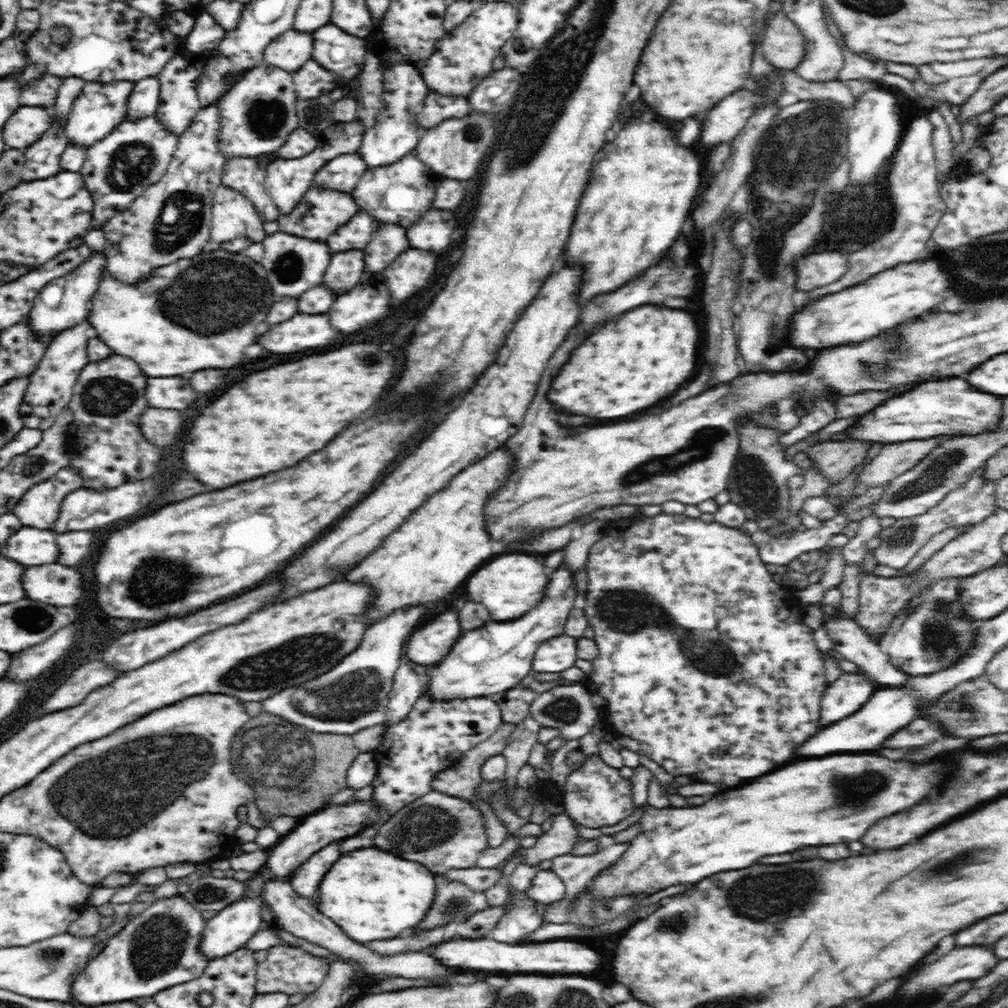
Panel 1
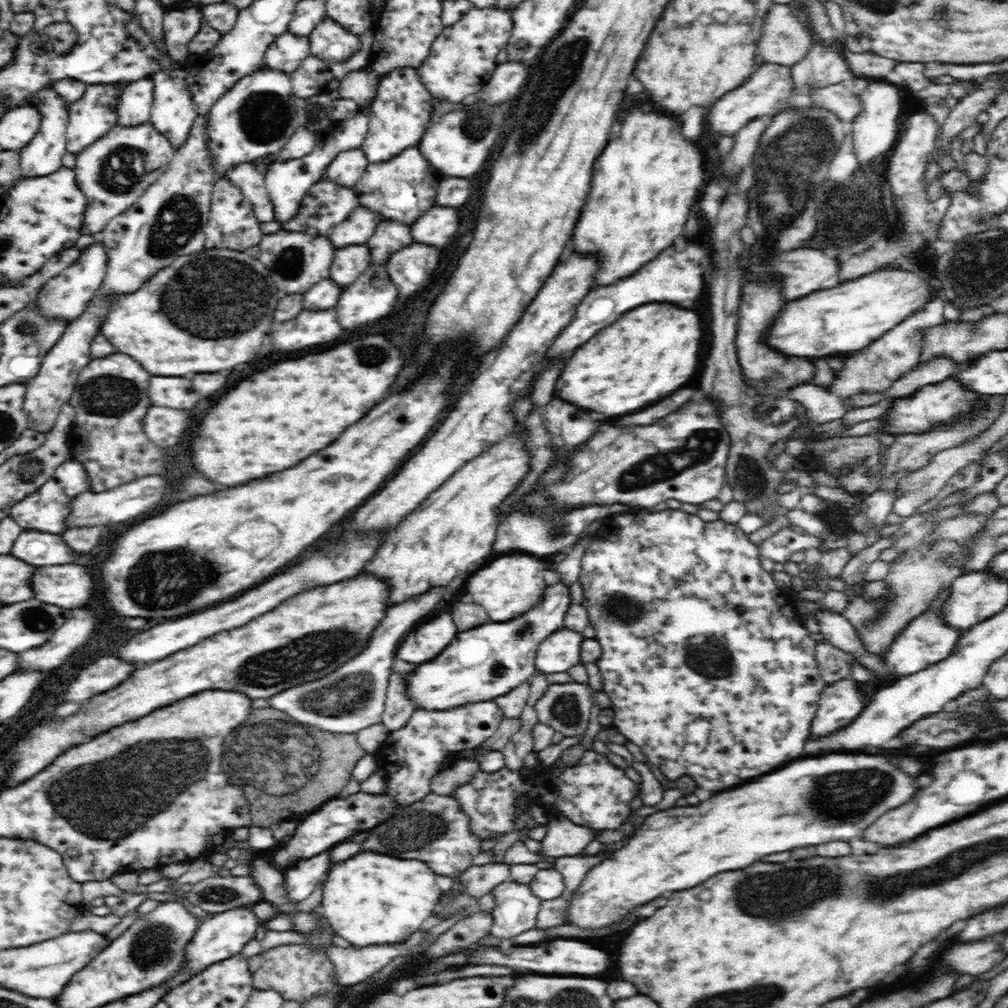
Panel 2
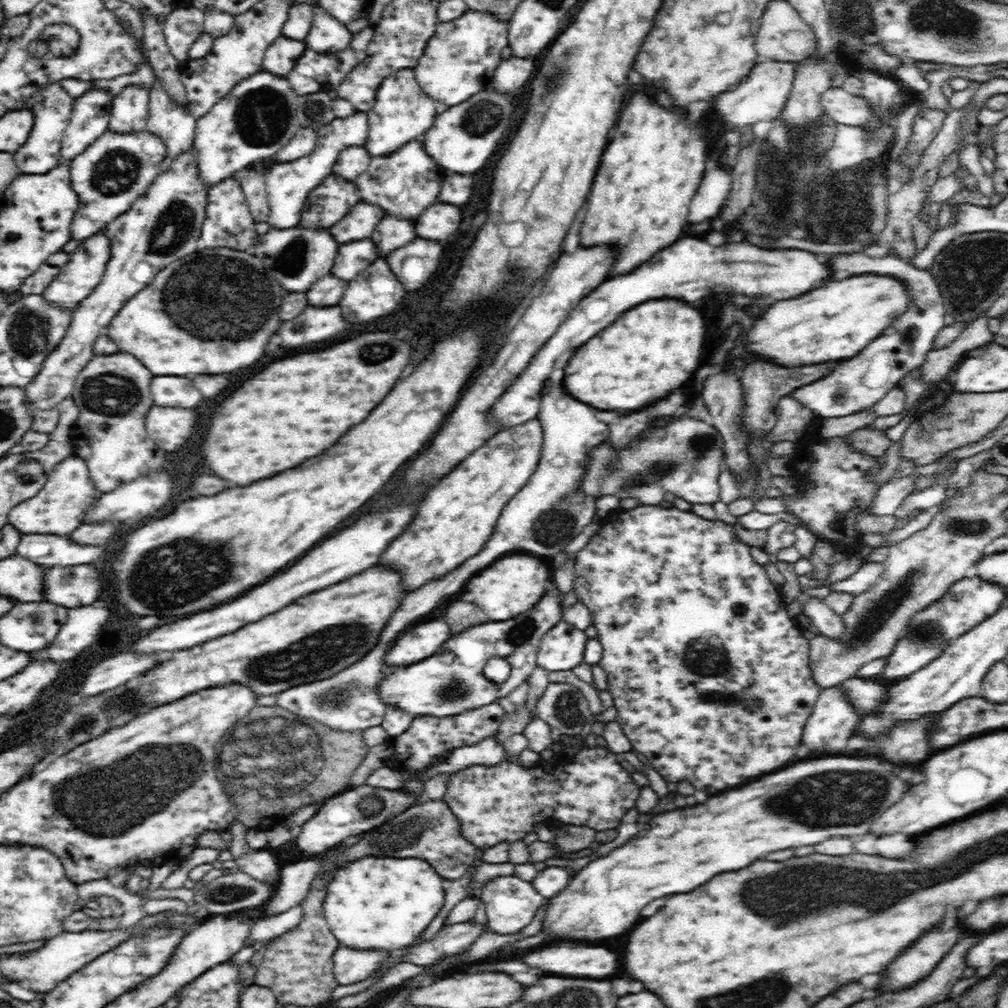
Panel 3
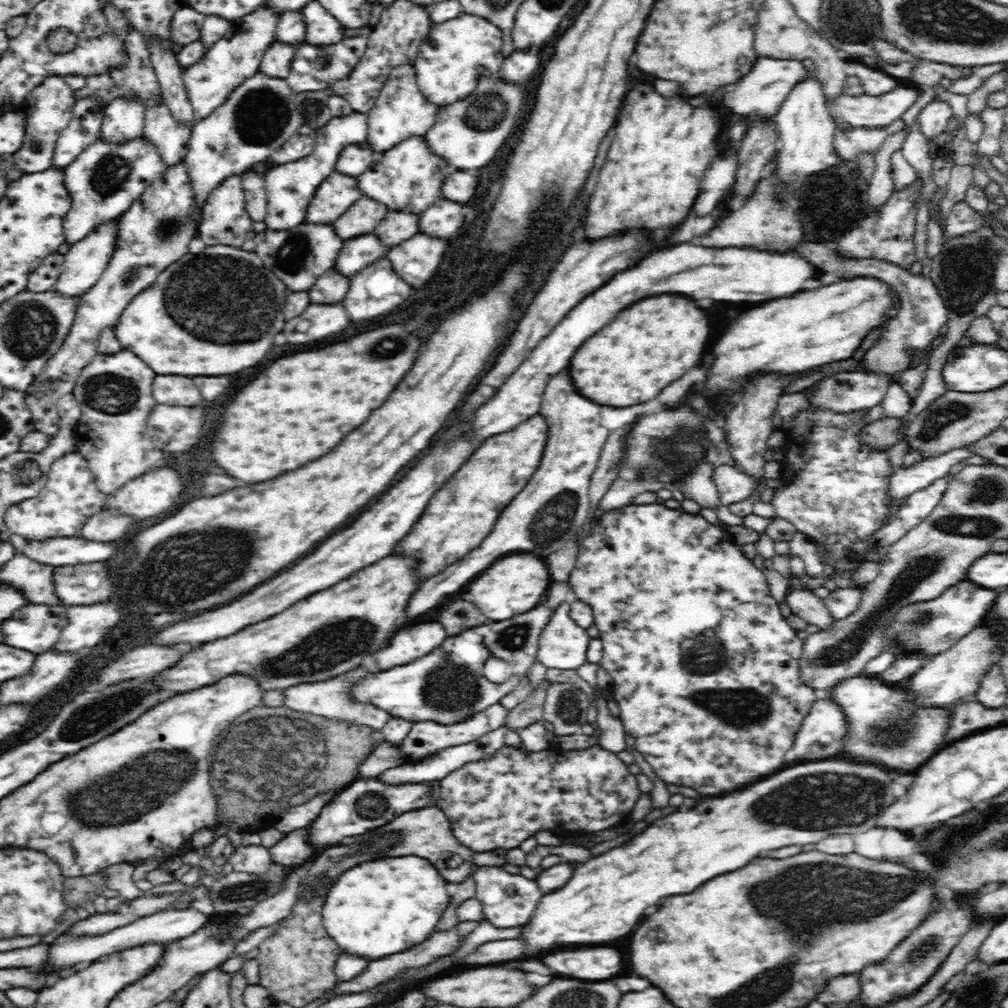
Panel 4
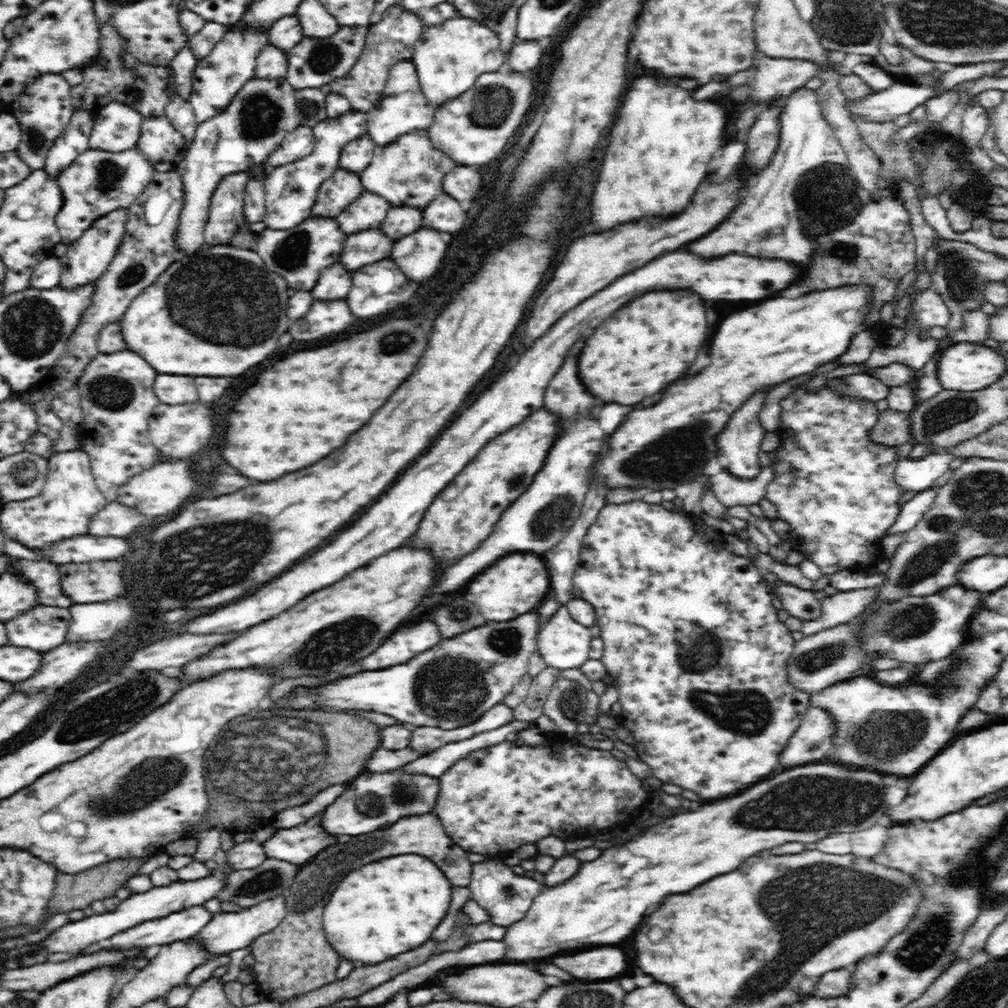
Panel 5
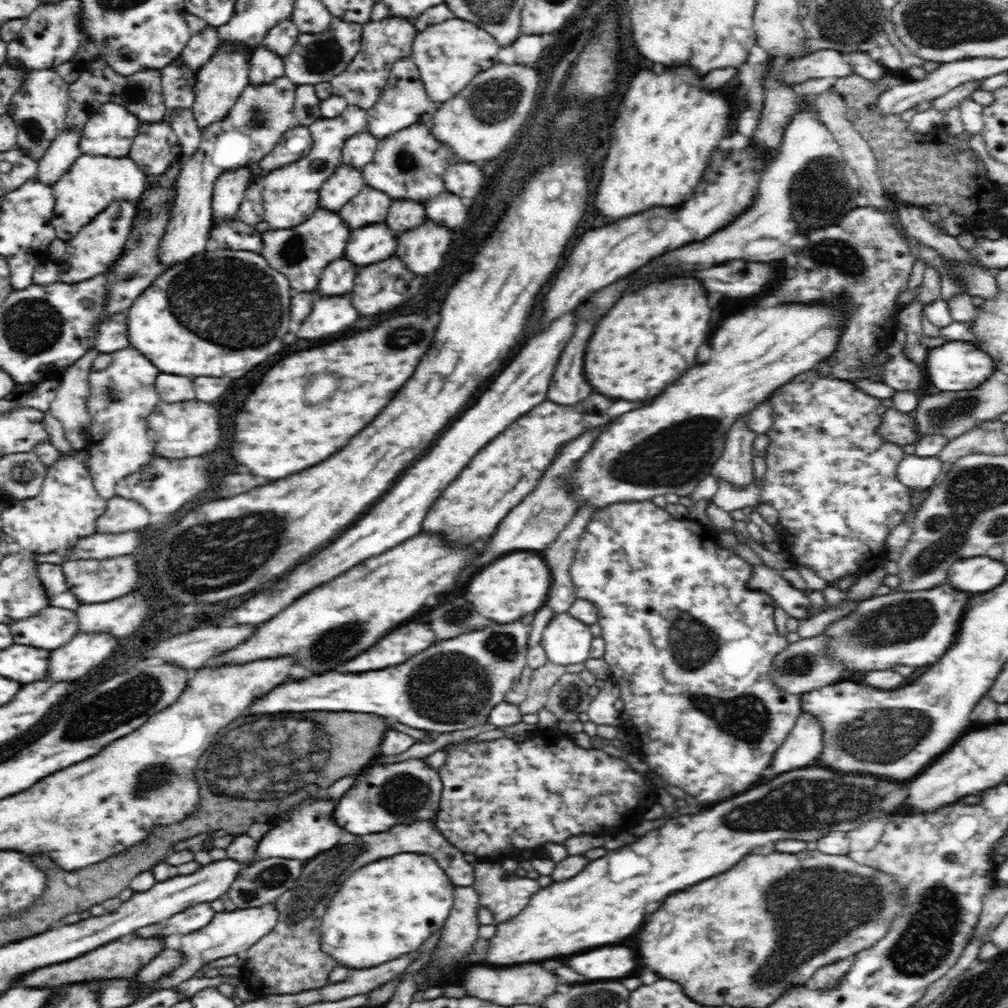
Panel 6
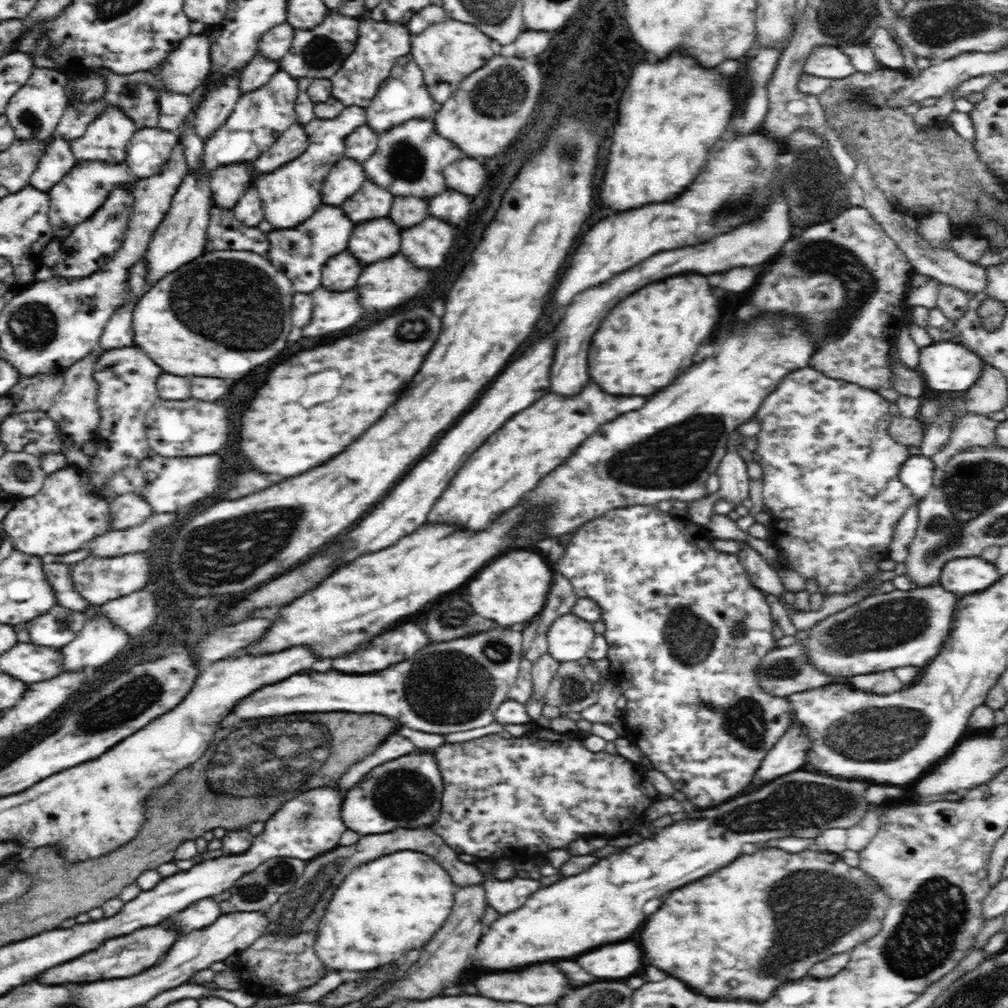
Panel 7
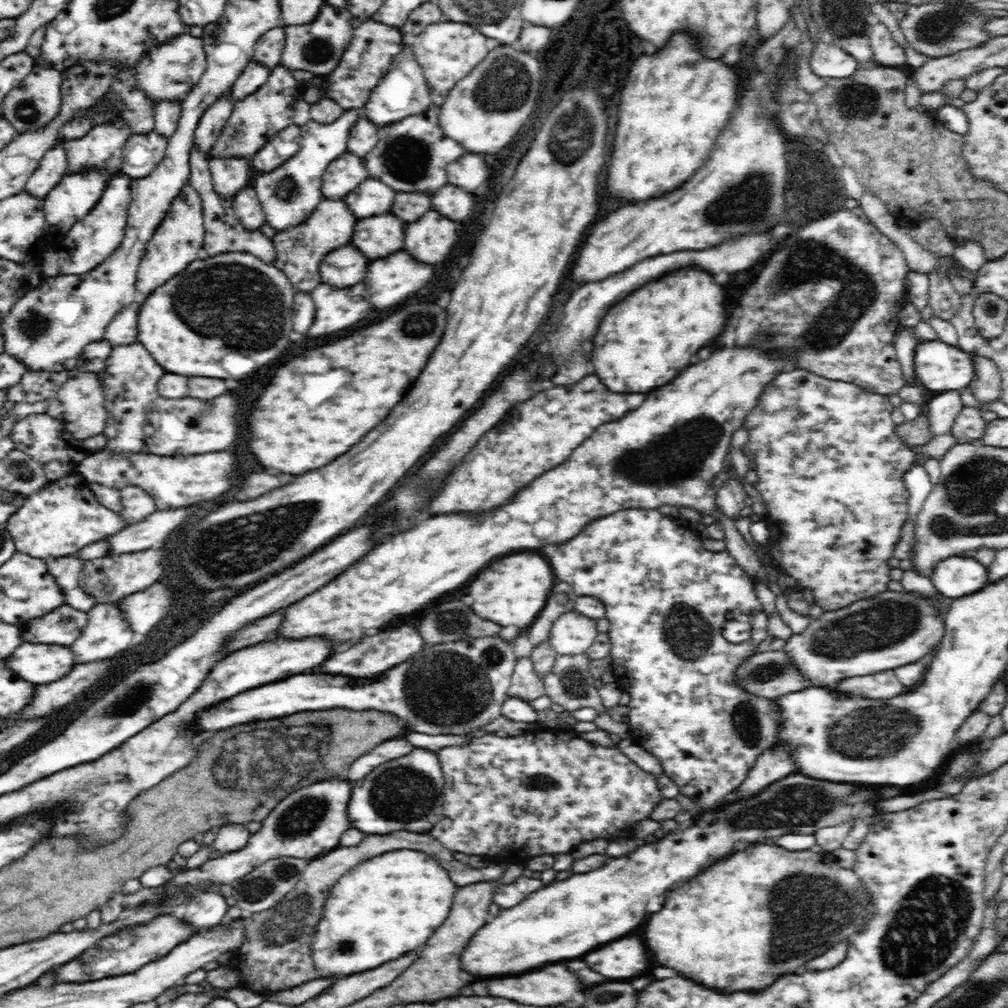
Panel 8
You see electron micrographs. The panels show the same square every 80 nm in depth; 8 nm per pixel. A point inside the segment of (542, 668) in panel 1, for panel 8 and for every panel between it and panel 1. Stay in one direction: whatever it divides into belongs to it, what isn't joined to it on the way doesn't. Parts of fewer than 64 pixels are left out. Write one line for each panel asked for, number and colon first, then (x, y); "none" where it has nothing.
2: (561, 651)
3: (562, 648)
4: (563, 644)
5: (563, 643)
6: (566, 640)
7: (570, 637)
8: (572, 633)

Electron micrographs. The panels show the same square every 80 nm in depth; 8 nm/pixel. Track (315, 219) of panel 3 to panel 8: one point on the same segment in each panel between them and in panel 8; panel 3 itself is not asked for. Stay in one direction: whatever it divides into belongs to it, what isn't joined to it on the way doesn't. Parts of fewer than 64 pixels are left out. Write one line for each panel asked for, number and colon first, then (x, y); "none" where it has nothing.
4: (336, 194)
5: (343, 187)
6: (346, 182)
7: (346, 177)
8: (343, 175)

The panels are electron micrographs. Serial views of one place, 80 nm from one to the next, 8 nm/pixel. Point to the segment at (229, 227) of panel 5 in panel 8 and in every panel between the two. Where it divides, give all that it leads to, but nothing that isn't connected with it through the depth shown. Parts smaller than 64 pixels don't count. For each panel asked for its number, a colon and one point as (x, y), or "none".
6: (229, 189)
7: (227, 184)
8: (229, 174)

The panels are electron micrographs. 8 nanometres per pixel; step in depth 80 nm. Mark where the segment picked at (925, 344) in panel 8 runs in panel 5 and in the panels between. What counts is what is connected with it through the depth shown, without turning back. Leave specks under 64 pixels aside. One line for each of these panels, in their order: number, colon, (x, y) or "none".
5: (965, 366)
6: (954, 366)
7: (944, 365)

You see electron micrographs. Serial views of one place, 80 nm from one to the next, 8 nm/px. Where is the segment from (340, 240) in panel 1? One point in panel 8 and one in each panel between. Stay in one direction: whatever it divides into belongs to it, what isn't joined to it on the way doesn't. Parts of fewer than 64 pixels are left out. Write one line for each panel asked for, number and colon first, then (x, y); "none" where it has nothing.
2: (361, 226)
3: (363, 218)
4: (364, 217)
5: (367, 212)
6: (368, 207)
7: (371, 202)
8: (373, 197)

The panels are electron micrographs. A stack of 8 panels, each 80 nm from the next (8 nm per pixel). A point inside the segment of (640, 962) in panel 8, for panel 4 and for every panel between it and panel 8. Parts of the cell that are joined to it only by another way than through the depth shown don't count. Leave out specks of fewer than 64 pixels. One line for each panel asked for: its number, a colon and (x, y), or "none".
4: (593, 963)
5: (601, 963)
6: (613, 961)
7: (621, 960)

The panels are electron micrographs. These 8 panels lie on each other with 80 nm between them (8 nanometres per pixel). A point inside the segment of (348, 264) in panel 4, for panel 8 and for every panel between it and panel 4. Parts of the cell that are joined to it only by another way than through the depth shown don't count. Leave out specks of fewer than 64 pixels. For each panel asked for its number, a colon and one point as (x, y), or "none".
5: (370, 246)
6: (368, 245)
7: (378, 239)
8: (382, 235)

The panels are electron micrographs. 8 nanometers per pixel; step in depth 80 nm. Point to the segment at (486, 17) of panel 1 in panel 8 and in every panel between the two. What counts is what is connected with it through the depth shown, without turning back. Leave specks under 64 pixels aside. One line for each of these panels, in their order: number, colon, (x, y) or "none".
2: (462, 58)
3: (460, 59)
4: (454, 57)
5: (449, 57)
6: (449, 54)
7: (447, 52)
8: (447, 51)

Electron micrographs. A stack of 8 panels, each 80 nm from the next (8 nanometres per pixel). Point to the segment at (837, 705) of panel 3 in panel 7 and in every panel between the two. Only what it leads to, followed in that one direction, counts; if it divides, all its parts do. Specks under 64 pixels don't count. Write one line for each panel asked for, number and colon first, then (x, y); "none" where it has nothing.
4: (821, 733)
5: (812, 741)
6: (801, 747)
7: (789, 753)

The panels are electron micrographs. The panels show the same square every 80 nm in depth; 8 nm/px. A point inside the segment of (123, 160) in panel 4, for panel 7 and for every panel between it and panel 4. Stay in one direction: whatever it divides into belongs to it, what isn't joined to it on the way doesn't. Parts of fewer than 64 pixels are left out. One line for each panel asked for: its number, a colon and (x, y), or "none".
5: (97, 182)
6: (92, 183)
7: (83, 190)

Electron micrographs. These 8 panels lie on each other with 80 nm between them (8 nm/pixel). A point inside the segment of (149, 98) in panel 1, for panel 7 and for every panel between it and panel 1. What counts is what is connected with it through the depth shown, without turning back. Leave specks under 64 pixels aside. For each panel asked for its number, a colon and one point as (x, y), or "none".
2: (136, 100)
3: (128, 114)
4: (123, 120)
5: (116, 127)
6: (110, 132)
7: (105, 140)

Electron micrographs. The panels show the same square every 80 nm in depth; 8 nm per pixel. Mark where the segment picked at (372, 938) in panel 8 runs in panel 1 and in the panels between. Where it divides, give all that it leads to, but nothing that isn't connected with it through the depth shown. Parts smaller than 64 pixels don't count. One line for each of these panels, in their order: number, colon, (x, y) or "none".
1: (372, 895)
2: (372, 898)
3: (376, 903)
4: (373, 910)
5: (391, 906)
6: (388, 908)
7: (384, 909)

